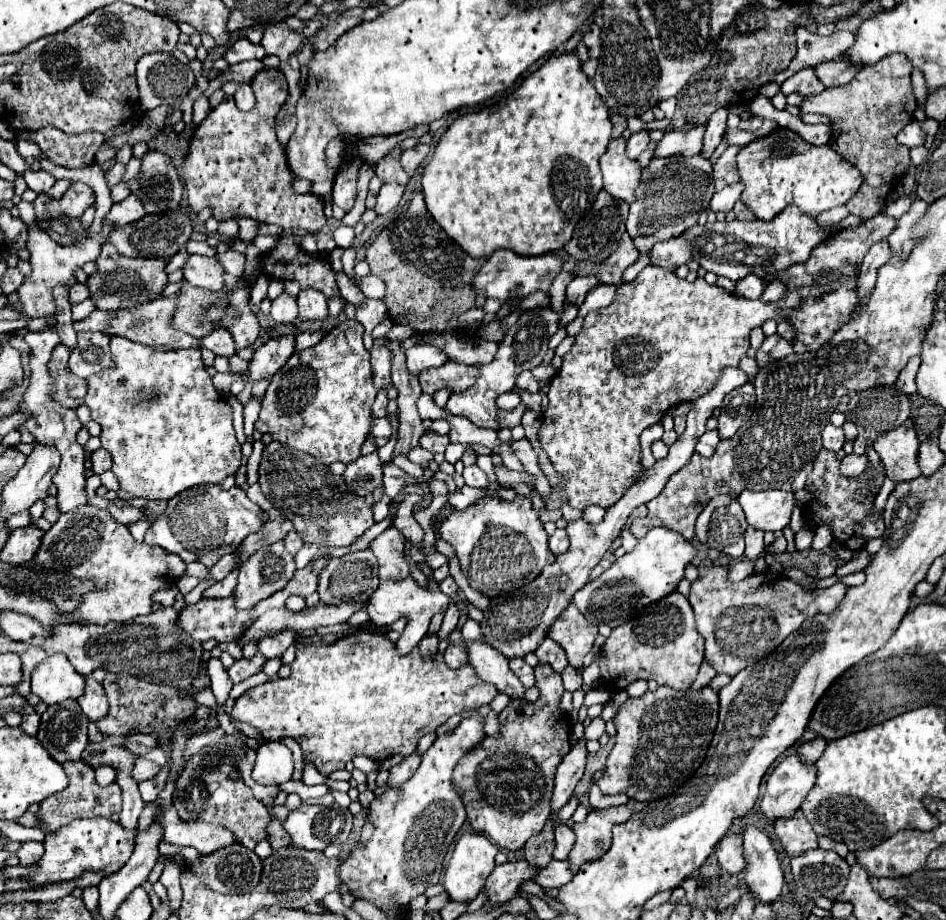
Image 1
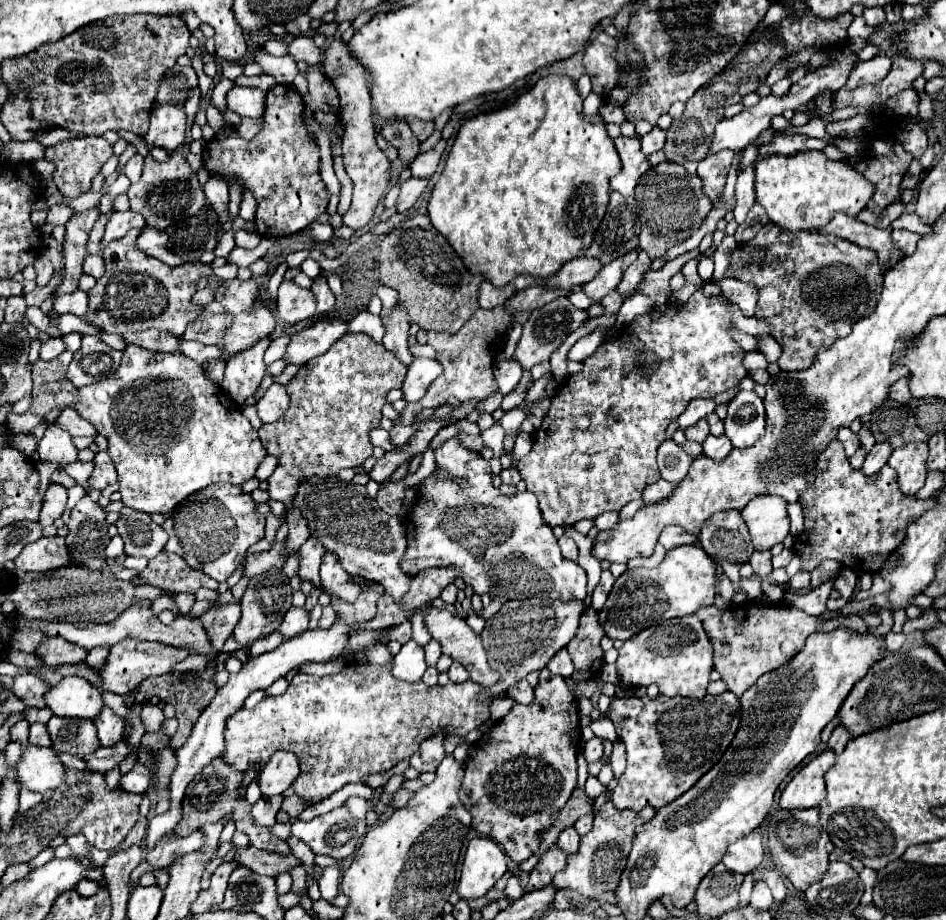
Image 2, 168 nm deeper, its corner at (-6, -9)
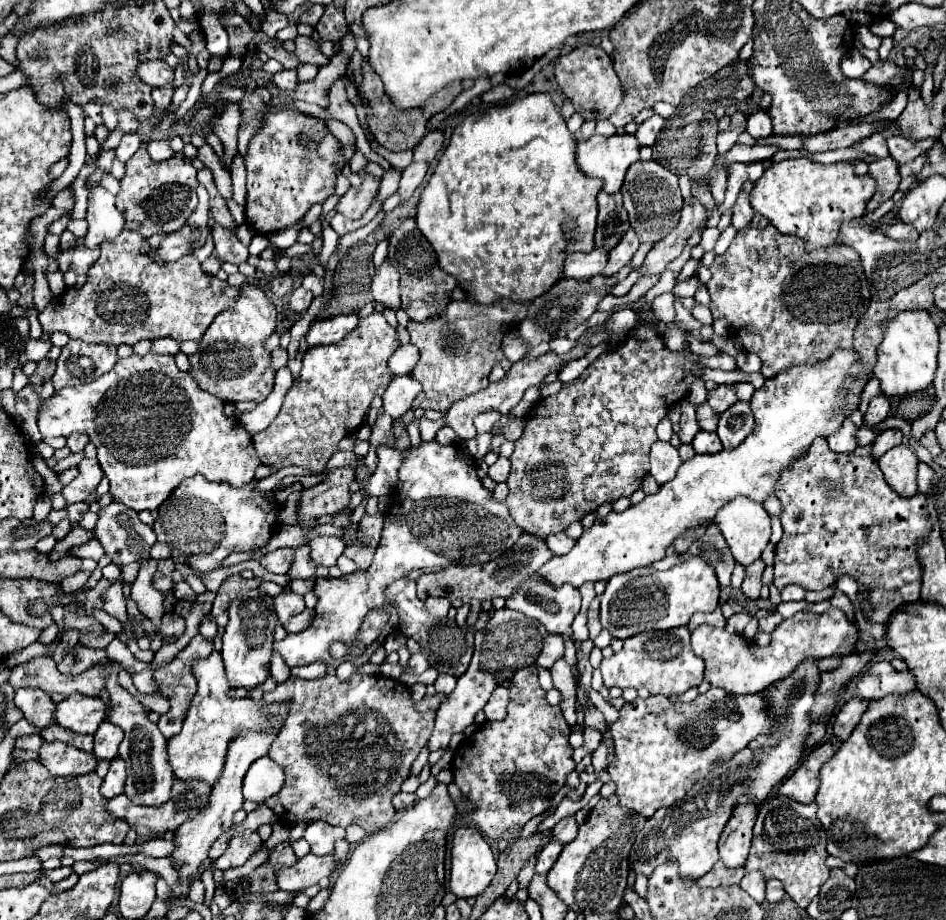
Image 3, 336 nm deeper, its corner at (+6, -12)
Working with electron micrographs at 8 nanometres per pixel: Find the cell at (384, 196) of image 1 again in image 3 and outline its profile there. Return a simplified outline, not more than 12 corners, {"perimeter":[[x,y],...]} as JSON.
{"perimeter":[[411,163],[403,171],[399,189],[407,201],[423,183],[427,163]]}

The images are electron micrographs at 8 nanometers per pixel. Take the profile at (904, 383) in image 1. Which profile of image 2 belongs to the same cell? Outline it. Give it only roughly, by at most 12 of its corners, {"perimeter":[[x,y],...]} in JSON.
{"perimeter":[[909,378],[891,384],[889,400],[907,404],[911,400]]}

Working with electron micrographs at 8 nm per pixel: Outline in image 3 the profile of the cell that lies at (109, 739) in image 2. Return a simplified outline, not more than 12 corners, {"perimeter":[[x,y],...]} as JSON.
{"perimeter":[[105,719],[95,731],[97,759],[115,759],[121,727]]}

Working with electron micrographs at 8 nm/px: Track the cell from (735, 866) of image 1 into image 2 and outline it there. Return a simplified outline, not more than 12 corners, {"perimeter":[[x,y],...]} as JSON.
{"perimeter":[[761,830],[733,842],[723,864],[751,874],[763,860]]}

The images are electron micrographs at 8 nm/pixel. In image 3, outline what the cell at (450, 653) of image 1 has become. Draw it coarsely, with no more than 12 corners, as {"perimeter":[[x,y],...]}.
{"perimeter":[[441,673],[435,691],[449,695],[455,689],[457,677]]}

